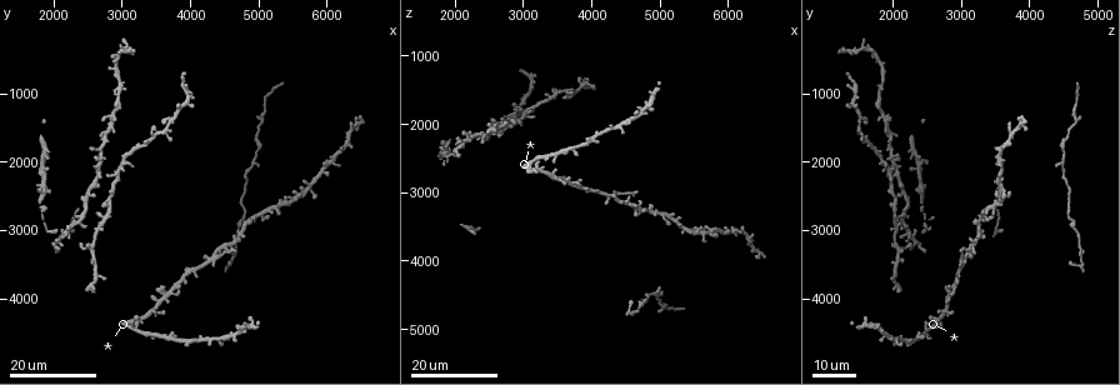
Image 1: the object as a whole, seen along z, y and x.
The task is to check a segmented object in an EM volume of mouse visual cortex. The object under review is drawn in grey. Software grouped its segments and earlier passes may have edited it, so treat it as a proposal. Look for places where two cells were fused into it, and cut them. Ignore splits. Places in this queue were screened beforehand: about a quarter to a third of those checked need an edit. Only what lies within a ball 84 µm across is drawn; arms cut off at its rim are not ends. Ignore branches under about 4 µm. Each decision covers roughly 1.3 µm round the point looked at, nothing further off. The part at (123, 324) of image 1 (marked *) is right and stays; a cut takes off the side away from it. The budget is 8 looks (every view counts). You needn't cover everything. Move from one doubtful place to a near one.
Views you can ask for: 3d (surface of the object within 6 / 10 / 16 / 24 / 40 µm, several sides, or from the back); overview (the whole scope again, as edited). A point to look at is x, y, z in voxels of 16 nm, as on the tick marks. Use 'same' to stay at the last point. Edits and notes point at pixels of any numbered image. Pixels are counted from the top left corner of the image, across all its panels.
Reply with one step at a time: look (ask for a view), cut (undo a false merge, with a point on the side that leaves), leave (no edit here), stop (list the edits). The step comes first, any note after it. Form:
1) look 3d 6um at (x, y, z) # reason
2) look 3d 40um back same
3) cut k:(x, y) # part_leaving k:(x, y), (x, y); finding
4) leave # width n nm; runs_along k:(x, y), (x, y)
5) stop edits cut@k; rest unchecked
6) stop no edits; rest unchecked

look 3d 16um at (5350, 2550, 3550)

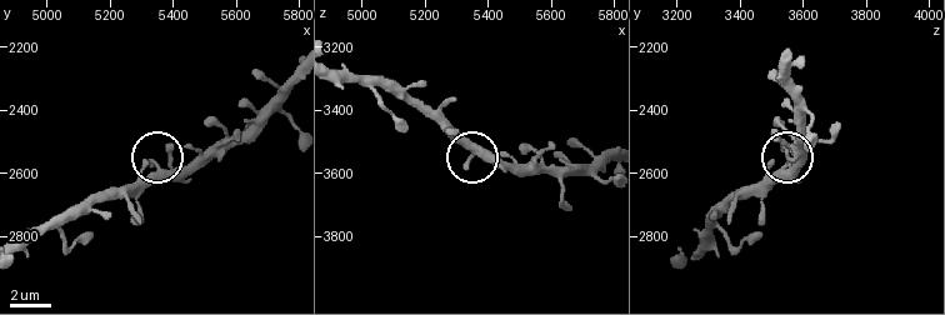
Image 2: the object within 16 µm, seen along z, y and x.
look 3d 10um at (5340, 2570, 3550)

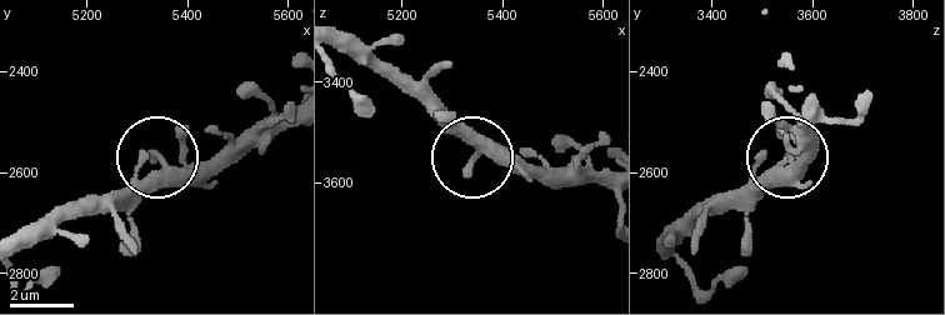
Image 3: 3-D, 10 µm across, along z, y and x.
leave # side_arm 32 um; runs_along 3:(21, 250), (110, 208), (160, 161), (183, 173), (236, 164); continuous, no second cell

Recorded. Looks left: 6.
look 3d 16um at (4950, 2000, 4500) # three-way junction

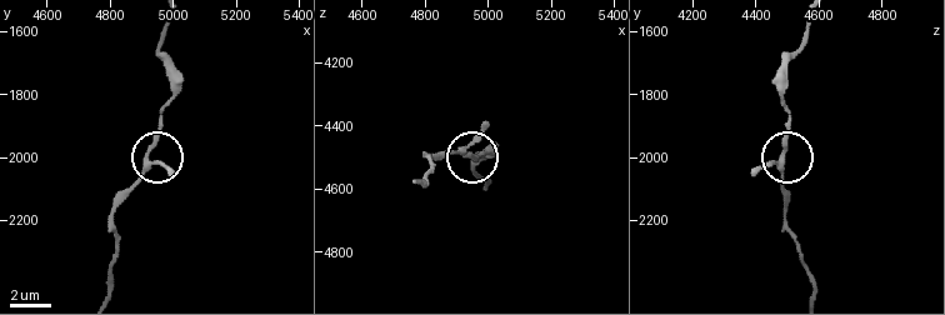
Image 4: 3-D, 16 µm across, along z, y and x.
look 3d 10um at (4920, 2030, 4480)

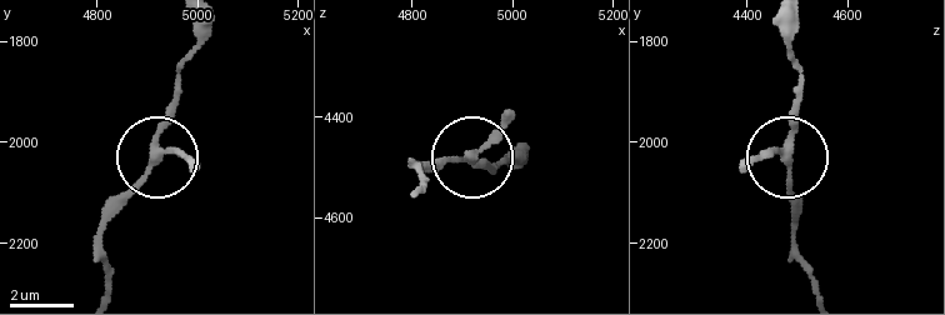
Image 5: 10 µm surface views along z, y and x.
leave # side_arm 24 um; continuous, no second cell

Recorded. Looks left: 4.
look 3d 16um at (5050, 1350, 4650) # thick turns thin

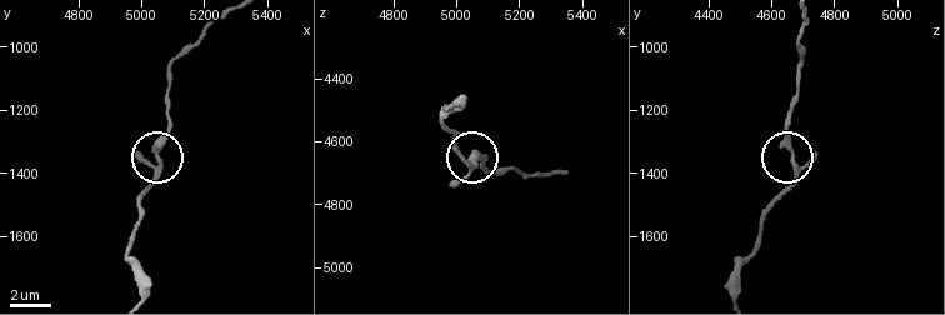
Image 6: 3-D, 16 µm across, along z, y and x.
look 3d 6um at (5060, 1400, 4680)

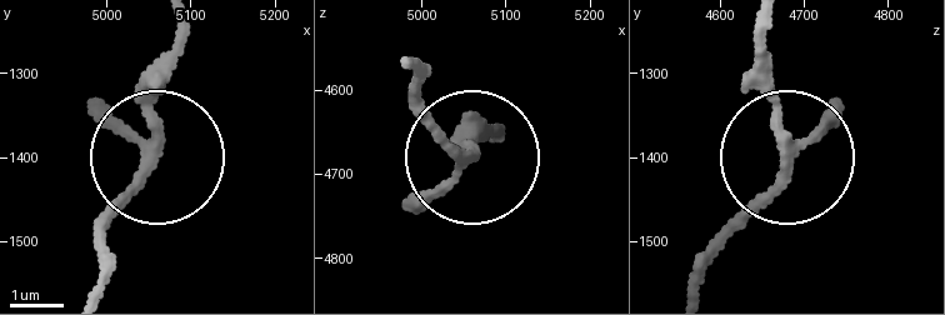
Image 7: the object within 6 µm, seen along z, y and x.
leave # continuous, no second cell

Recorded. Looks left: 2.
stop no edits; rest unchecked

